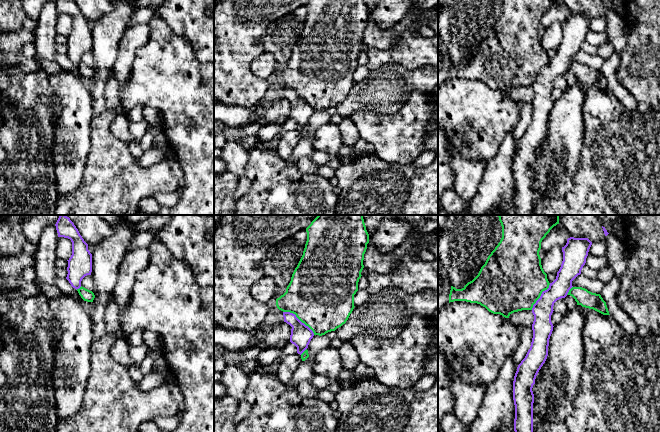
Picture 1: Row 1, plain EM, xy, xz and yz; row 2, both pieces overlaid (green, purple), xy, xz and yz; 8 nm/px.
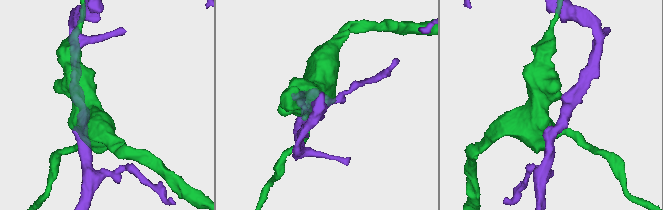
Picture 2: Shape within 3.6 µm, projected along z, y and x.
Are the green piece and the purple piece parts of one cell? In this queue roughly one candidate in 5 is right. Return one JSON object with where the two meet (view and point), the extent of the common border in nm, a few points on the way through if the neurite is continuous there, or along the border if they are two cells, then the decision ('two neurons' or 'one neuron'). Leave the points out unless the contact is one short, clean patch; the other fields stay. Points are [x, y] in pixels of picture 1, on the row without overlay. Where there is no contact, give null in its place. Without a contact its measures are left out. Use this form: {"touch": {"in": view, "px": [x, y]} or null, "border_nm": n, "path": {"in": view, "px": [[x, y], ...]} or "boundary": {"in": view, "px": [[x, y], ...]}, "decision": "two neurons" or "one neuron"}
{"touch": {"in": "xz", "px": [299, 95]}, "border_nm": 320, "decision": "two neurons"}

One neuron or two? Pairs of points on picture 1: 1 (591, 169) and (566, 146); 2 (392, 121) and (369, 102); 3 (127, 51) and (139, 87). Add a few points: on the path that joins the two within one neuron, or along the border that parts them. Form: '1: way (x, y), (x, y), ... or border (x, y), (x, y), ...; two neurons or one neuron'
1: border (585, 137), (581, 149), (581, 162), (572, 182); two neurons
2: border (404, 103), (395, 112), (376, 113), (360, 111); two neurons
3: border (145, 44), (136, 51), (132, 69), (121, 85); two neurons

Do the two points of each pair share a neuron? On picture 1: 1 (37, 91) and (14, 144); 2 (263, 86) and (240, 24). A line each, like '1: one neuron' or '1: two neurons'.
1: one neuron
2: one neuron

